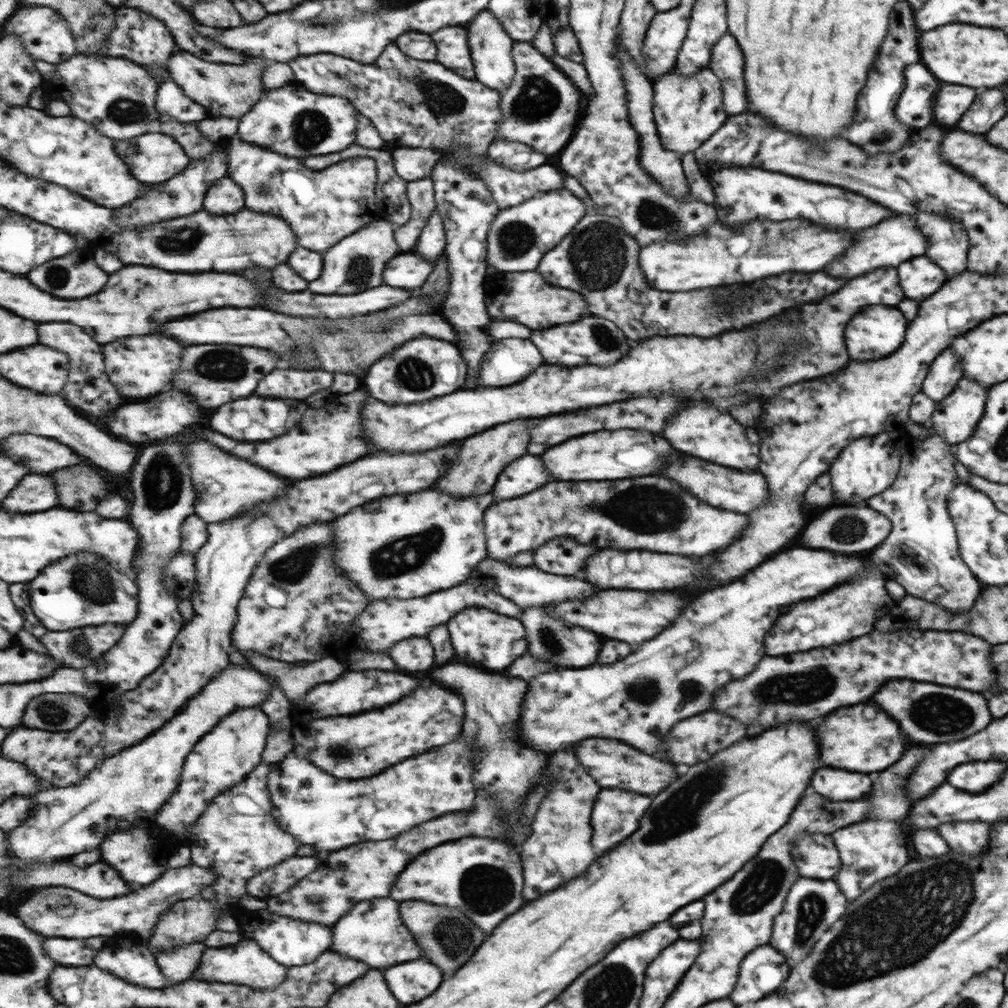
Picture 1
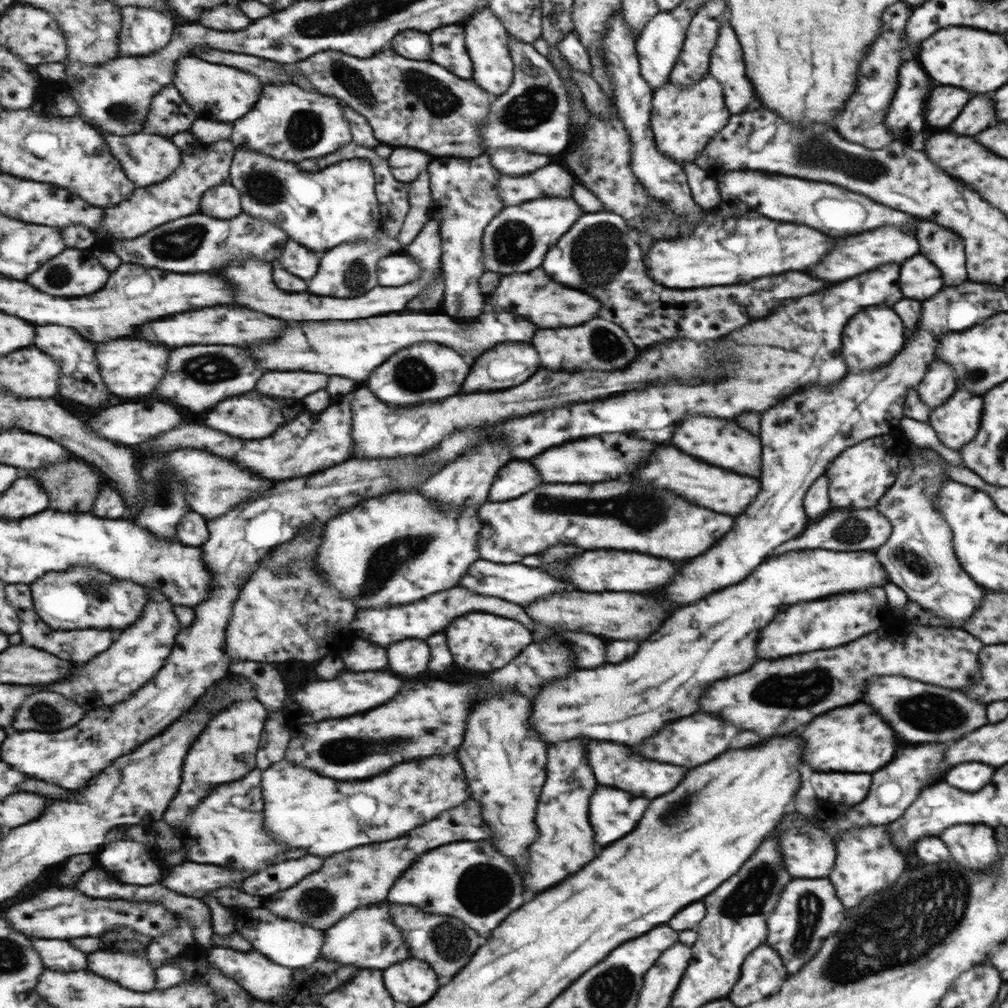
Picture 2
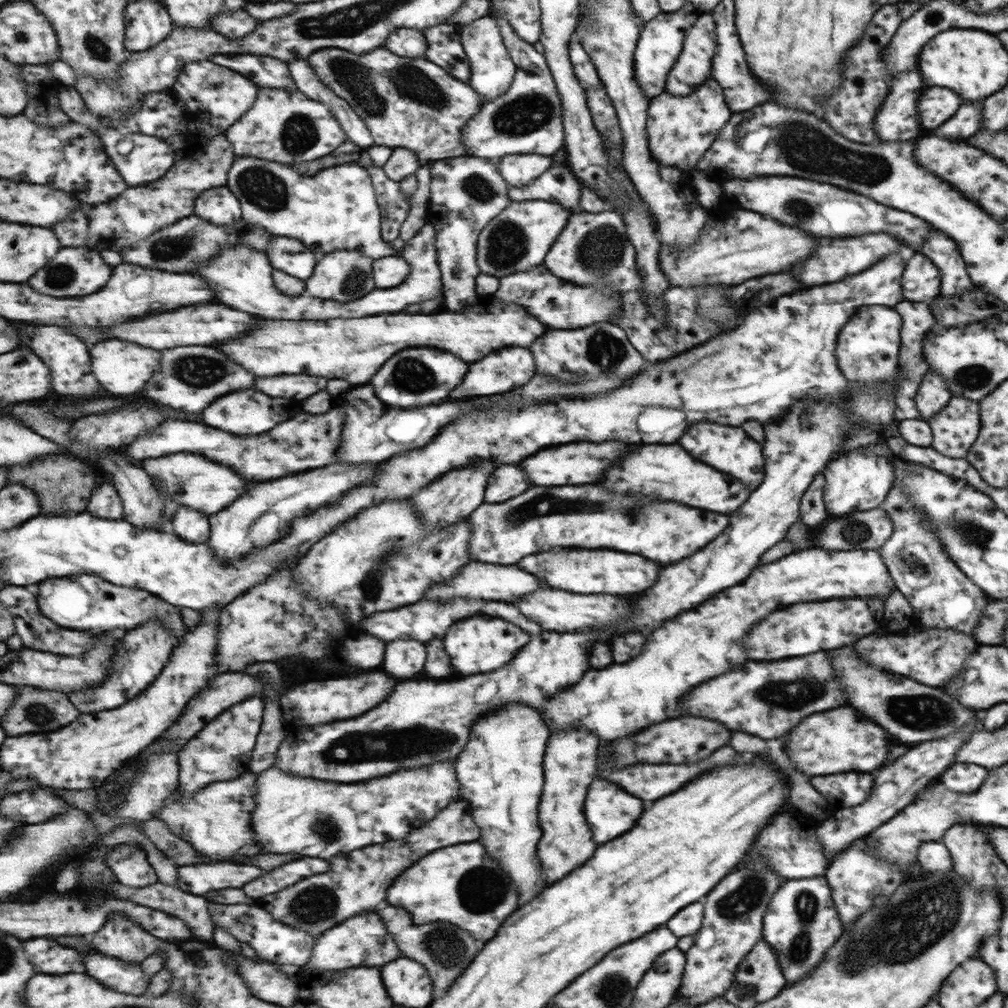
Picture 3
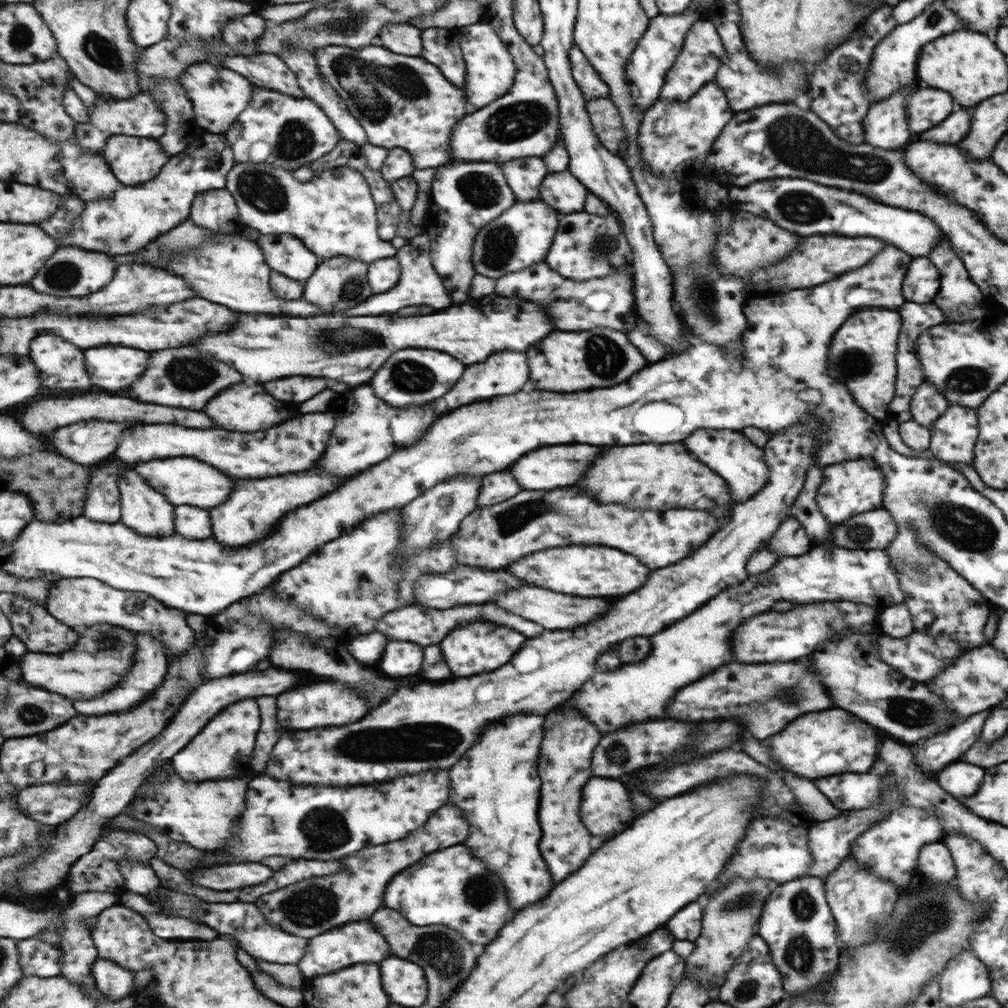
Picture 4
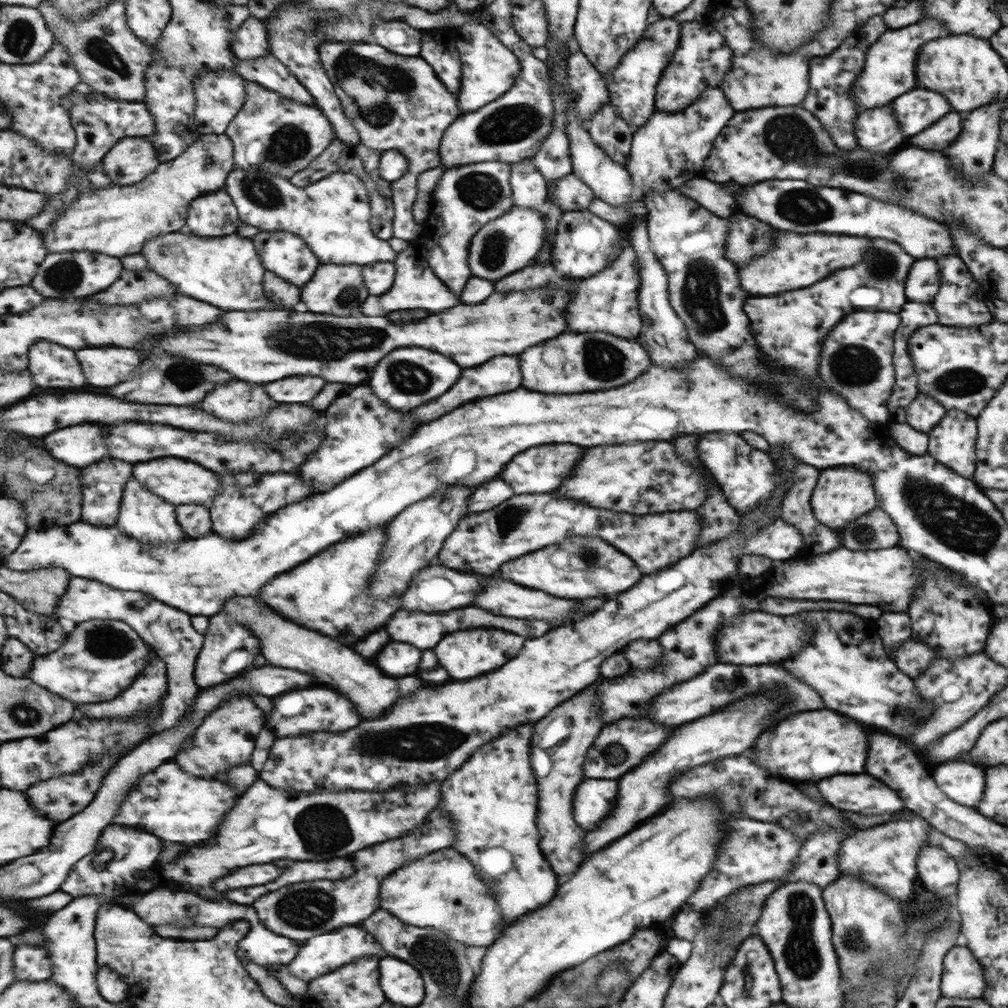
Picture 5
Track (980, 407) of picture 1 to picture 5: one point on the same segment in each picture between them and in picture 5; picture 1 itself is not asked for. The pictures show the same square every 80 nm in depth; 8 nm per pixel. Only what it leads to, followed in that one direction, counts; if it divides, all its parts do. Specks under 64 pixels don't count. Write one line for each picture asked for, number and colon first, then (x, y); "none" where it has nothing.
2: (955, 422)
3: (954, 429)
4: (953, 436)
5: (952, 442)

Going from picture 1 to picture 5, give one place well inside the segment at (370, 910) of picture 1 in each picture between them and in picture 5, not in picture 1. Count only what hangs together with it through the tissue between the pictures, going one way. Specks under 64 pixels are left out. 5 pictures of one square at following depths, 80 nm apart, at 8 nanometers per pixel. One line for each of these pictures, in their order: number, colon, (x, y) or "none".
2: (369, 938)
3: (362, 941)
4: (360, 942)
5: (321, 955)

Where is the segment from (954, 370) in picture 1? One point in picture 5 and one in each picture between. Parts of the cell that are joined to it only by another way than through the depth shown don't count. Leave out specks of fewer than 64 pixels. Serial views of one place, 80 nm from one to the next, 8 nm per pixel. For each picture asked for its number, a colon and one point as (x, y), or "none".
2: (937, 385)
3: (932, 395)
4: (926, 405)
5: (923, 414)

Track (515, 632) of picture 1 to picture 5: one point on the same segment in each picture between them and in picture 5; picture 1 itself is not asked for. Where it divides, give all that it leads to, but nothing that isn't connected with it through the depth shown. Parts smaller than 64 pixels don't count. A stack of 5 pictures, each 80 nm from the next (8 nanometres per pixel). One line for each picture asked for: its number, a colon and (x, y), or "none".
2: (481, 642)
3: (480, 644)
4: (482, 647)
5: (466, 654)

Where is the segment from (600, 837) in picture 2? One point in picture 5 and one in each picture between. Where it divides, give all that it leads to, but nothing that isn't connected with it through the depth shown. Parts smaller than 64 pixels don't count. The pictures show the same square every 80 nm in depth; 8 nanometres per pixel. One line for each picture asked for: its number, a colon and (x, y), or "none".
3: (611, 812)
4: (605, 809)
5: (597, 797)

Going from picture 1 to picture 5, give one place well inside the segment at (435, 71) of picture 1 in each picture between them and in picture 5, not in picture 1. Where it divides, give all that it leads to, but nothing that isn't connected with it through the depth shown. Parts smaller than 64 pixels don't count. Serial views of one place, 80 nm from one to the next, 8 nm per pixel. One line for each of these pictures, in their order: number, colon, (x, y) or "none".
2: (419, 104)
3: (411, 103)
4: (402, 101)
5: (396, 102)

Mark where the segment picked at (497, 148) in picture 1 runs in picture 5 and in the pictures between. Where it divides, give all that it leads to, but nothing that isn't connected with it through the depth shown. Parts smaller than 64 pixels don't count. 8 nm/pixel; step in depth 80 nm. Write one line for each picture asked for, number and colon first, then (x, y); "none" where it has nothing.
2: (509, 161)
3: (518, 170)
4: (524, 176)
5: (529, 189)

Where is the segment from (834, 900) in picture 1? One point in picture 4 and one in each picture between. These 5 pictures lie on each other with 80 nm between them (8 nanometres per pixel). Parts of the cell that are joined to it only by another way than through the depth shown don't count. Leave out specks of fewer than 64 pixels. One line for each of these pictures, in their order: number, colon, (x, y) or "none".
2: (807, 913)
3: (802, 924)
4: (797, 921)

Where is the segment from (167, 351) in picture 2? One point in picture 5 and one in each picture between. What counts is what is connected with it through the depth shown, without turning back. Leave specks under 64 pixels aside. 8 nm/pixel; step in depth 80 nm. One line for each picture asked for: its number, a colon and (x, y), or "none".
3: (124, 367)
4: (113, 367)
5: (107, 366)

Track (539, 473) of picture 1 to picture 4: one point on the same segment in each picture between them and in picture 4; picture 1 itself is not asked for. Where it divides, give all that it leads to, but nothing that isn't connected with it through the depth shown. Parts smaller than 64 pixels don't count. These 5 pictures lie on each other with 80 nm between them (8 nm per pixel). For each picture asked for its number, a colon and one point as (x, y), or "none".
2: (516, 478)
3: (508, 481)
4: (499, 487)

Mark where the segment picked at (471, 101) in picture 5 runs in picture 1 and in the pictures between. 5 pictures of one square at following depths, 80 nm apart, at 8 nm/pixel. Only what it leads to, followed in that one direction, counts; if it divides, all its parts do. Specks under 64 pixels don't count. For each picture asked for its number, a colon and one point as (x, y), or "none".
1: (490, 45)
2: (485, 38)
3: (493, 71)
4: (489, 69)

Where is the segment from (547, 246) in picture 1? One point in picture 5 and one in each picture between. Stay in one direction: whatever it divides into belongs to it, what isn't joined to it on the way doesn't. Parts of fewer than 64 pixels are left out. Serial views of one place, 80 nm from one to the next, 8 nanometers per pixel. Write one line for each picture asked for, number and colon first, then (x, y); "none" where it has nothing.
2: (516, 240)
3: (522, 234)
4: (521, 236)
5: (507, 244)

